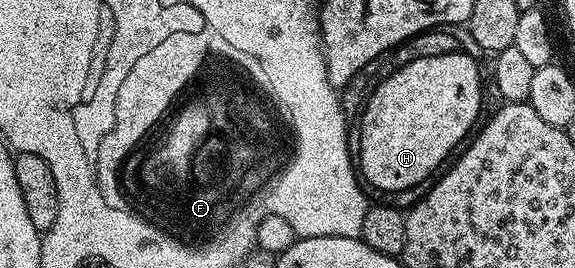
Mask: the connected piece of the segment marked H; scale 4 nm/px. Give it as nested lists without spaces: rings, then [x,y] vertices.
[[[457,49],[438,57],[418,57],[405,67],[399,67],[394,74],[386,77],[386,81],[382,81],[382,85],[372,90],[372,95],[365,102],[358,128],[358,171],[369,188],[372,186],[380,191],[401,193],[419,188],[419,183],[427,184],[441,170],[440,162],[469,138],[480,115],[480,67],[462,51]]]

